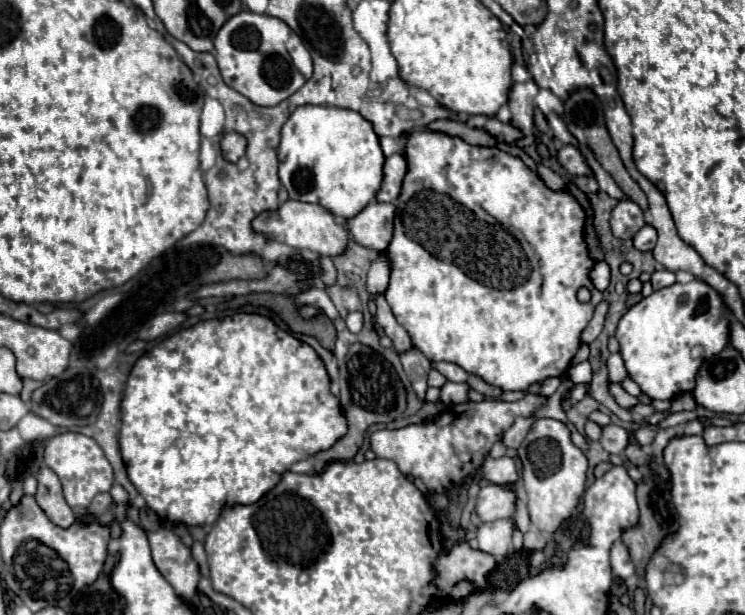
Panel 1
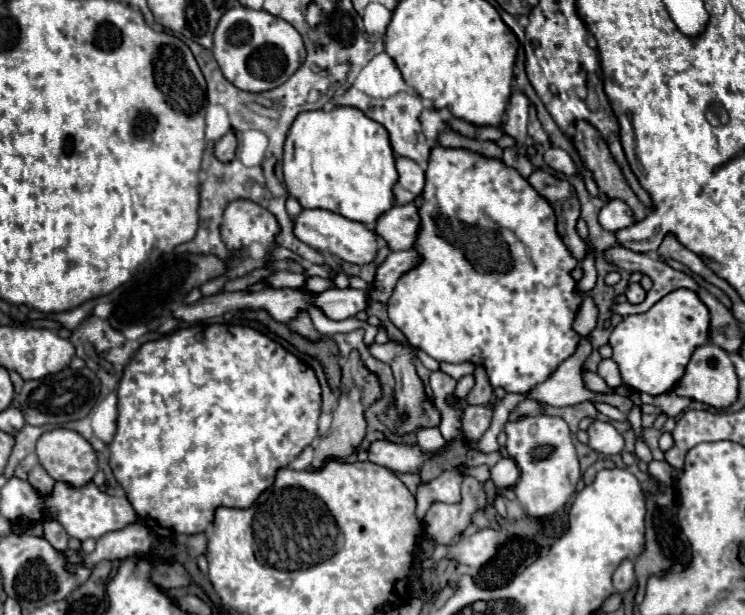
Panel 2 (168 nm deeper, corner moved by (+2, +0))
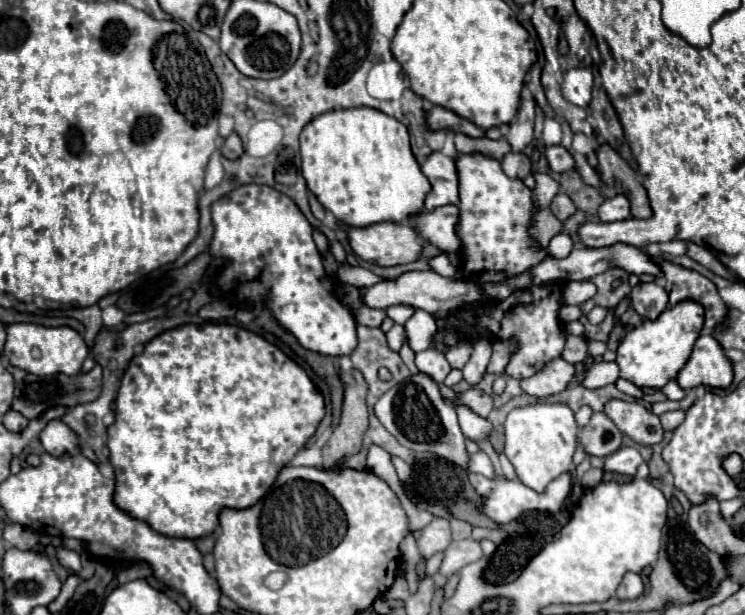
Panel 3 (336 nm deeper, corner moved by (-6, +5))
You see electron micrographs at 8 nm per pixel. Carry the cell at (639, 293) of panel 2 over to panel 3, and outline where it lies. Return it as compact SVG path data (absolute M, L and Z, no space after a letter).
M660 282L638 284L632 288L630 302L644 320L656 320L668 308L668 292Z

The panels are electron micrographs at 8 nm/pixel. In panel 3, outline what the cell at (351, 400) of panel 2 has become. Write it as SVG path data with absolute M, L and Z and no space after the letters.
M348 370L340 374L344 384L344 406L340 424L334 428L332 436L322 448L324 468L336 468L340 460L358 454L362 448L362 436L368 428L368 412L366 412L366 382L358 370Z

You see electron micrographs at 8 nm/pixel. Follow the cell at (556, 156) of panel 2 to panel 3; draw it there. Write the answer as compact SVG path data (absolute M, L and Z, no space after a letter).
M548 146L546 160L554 172L568 172L574 168L574 158L568 150L564 150L564 146Z

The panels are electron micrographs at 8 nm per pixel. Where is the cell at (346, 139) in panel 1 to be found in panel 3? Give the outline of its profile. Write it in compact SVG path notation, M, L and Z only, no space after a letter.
M348 108L320 114L302 130L300 154L302 176L306 178L308 190L342 224L352 228L364 228L378 222L406 222L424 210L424 200L432 190L410 150L408 128L400 120L374 108Z

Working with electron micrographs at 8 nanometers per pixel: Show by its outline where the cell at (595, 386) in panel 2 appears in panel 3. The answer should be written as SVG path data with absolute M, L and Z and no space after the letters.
M564 334L564 350L562 350L562 358L570 364L576 364L576 362L582 362L588 354L586 354L586 348L588 348L588 342L584 338L578 338L574 334Z

